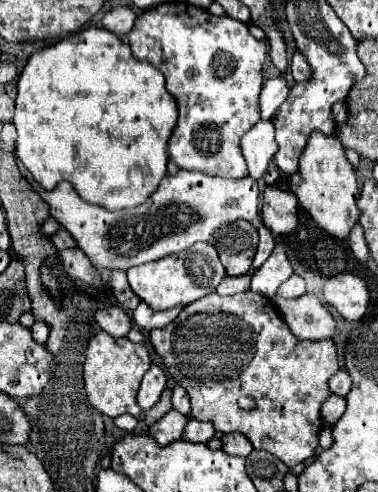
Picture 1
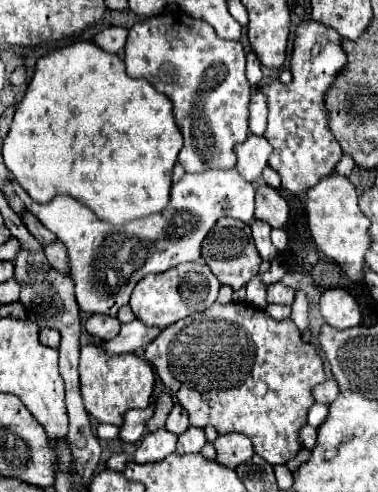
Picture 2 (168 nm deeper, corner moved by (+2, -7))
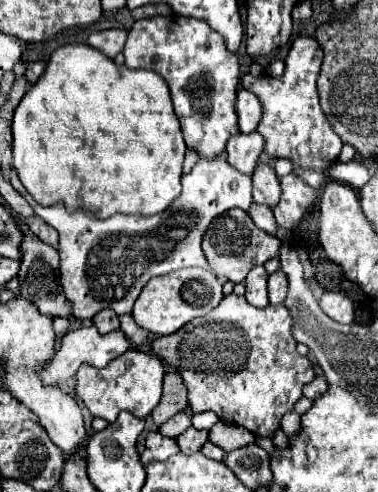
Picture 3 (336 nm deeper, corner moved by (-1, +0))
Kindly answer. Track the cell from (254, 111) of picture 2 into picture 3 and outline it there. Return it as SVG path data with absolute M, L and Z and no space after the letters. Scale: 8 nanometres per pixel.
M239 88L237 100L235 100L235 112L237 112L237 120L239 120L239 130L243 134L255 132L259 118L261 118L261 104L259 104L257 96Z

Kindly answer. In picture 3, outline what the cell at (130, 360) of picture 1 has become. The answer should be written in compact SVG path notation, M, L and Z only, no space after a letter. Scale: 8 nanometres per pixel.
M127 350L119 358L111 360L105 368L81 364L81 368L77 370L75 396L87 406L87 410L93 416L107 420L109 424L115 422L121 410L127 410L133 416L145 420L161 400L163 374L165 374L163 362L155 354L141 350Z

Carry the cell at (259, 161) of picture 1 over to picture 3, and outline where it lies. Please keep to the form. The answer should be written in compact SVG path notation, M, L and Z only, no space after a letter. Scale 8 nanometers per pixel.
M259 132L251 134L233 134L227 142L227 160L233 168L243 174L253 174L257 166L257 158L263 152L263 136Z

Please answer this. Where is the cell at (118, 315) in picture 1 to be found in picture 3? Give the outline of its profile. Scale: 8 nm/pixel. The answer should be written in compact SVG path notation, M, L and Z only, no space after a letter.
M105 308L101 312L97 312L93 316L93 326L101 332L101 334L109 334L113 330L119 328L119 318L115 316L115 312L111 312L111 308Z

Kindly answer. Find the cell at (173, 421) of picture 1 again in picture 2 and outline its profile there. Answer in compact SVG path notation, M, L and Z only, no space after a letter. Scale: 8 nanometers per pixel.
M166 429L148 433L138 443L138 449L134 453L134 459L138 463L154 463L154 461L160 461L166 455L170 455L170 453L176 451L176 441L178 441L178 435L172 435Z

